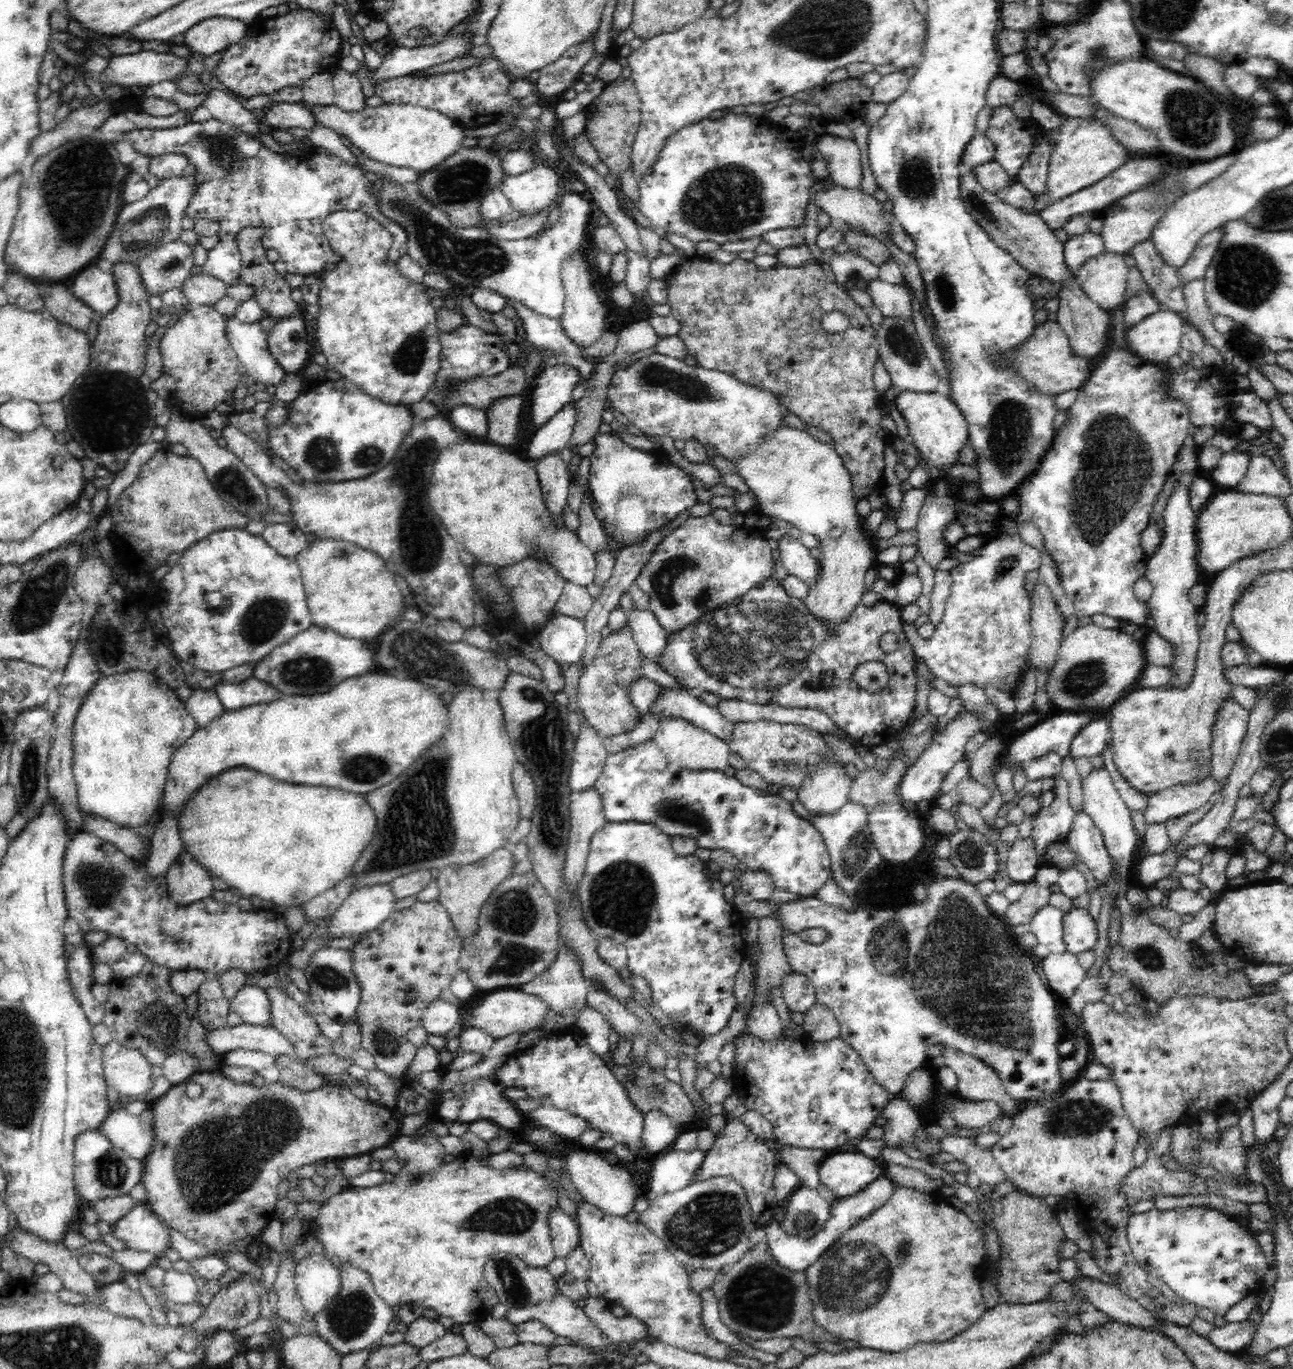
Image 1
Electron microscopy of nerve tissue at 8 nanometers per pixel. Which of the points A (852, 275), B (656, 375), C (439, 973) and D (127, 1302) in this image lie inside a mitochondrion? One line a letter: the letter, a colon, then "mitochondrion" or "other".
A: mitochondrion
B: mitochondrion
C: other
D: mitochondrion

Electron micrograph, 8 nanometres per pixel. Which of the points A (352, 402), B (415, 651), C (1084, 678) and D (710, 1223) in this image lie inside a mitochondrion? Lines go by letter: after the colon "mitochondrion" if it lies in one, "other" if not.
A: other
B: mitochondrion
C: mitochondrion
D: mitochondrion

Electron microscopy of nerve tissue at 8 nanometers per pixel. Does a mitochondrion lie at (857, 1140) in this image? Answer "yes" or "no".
no

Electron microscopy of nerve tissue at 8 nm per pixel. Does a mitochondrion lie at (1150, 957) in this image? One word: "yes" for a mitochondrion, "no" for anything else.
yes

